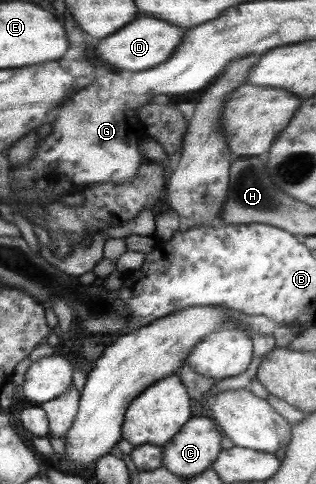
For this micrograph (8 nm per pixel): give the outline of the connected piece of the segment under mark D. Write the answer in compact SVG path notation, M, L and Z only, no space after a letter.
M142 16L140 20L134 20L134 24L122 28L122 32L116 32L114 36L106 36L104 40L100 40L100 44L96 46L96 56L112 70L148 70L168 61L174 50L180 47L180 42L185 40L182 38L184 32L184 28L178 28L178 25L170 24L169 21Z

